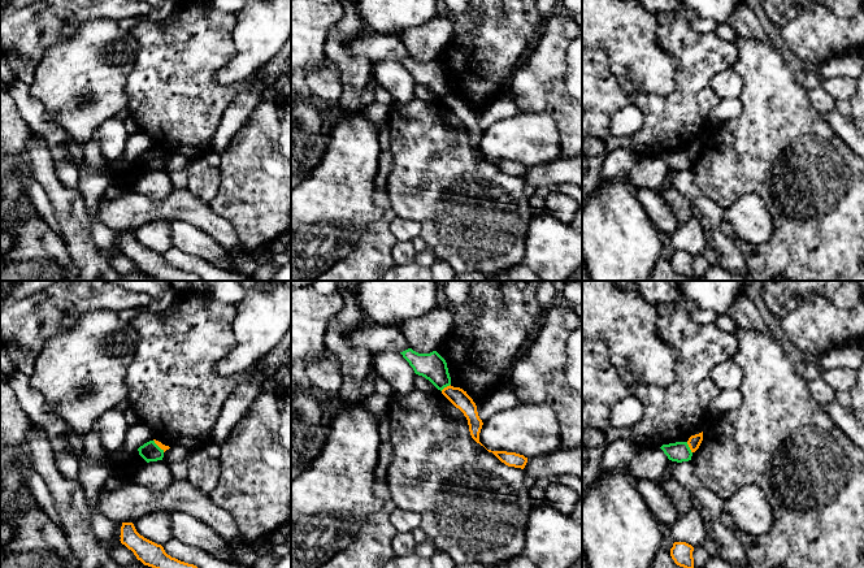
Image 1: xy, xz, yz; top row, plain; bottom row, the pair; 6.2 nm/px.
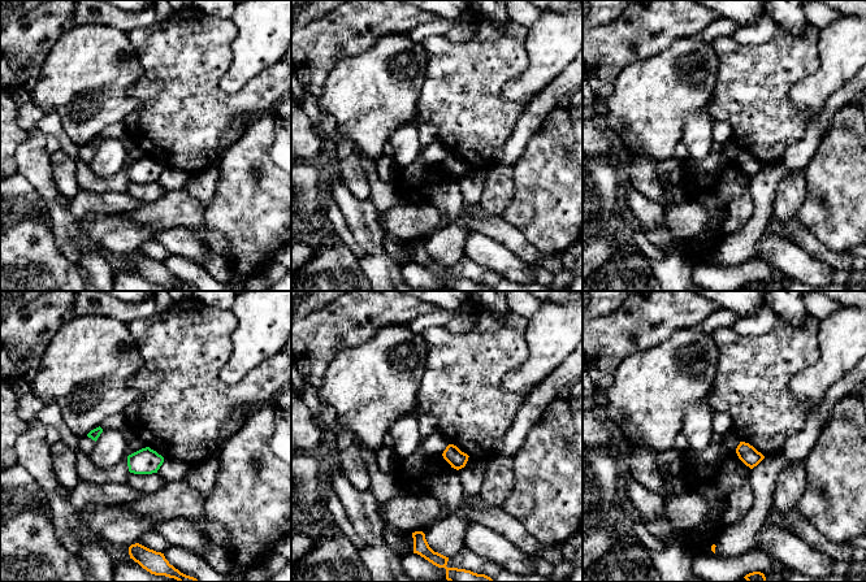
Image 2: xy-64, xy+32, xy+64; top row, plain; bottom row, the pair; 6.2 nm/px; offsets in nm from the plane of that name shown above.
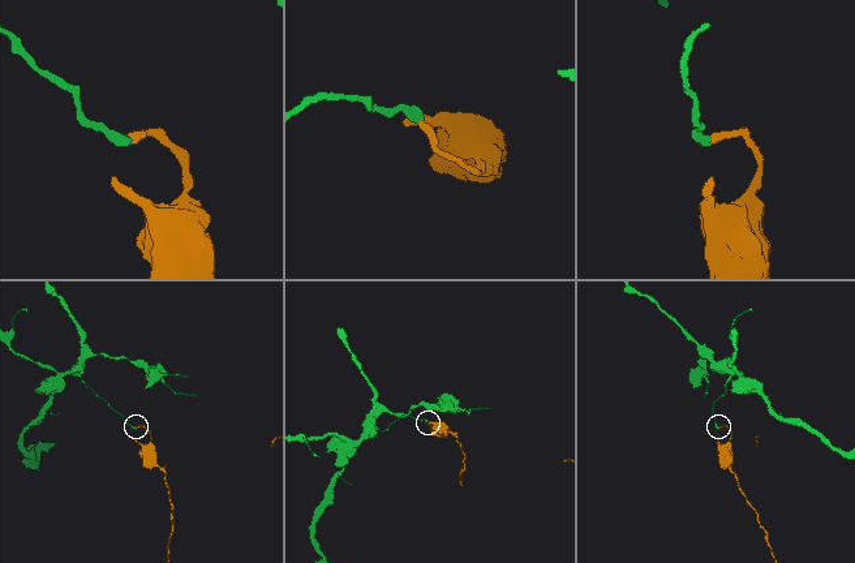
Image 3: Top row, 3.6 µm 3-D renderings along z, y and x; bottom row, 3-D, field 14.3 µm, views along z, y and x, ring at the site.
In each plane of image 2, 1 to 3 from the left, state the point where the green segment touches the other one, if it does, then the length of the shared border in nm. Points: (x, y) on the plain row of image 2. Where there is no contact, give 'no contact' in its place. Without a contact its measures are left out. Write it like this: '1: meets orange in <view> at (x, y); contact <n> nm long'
1: no contact
2: no contact
3: no contact

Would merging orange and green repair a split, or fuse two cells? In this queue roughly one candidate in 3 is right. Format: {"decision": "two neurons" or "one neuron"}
{"decision": "two neurons"}

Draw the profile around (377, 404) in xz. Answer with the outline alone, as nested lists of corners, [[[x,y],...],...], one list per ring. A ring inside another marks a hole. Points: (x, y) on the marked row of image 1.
[[[374,393],[372,395],[362,396],[364,407],[374,415],[378,420],[387,420],[390,398]]]

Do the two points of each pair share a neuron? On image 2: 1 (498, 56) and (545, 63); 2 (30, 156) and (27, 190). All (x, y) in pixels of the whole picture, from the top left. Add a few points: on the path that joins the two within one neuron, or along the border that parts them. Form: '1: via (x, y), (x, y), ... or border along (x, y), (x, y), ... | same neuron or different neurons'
1: border along (527, 29), (527, 65), (520, 73), (506, 82) | different neurons
2: border along (16, 172), (30, 183), (46, 205) | different neurons

